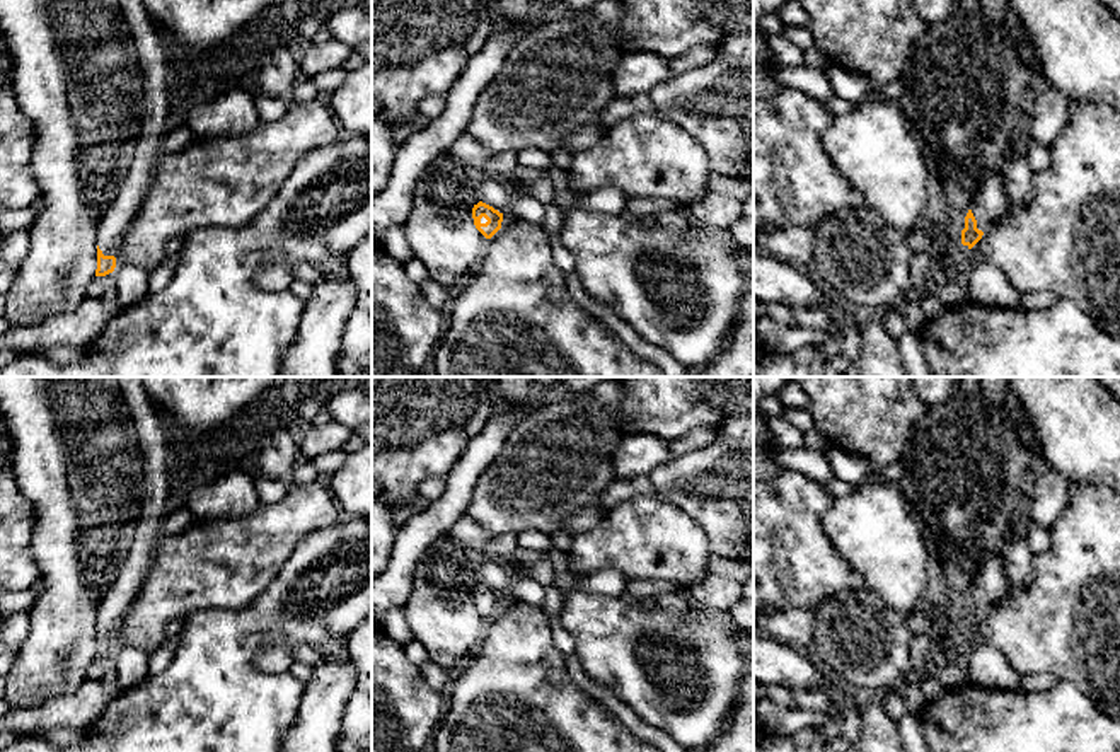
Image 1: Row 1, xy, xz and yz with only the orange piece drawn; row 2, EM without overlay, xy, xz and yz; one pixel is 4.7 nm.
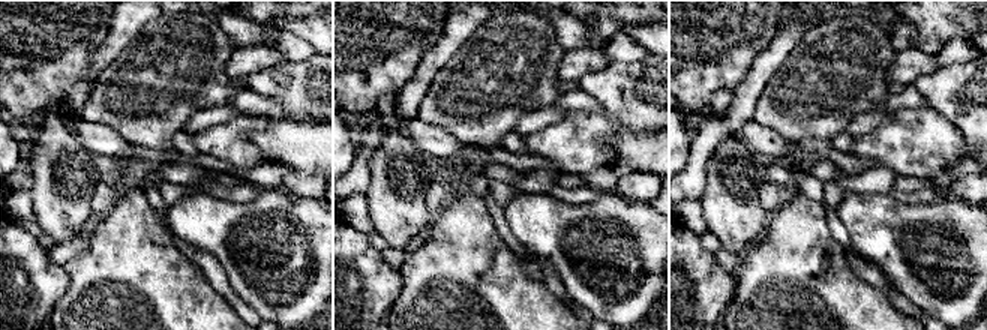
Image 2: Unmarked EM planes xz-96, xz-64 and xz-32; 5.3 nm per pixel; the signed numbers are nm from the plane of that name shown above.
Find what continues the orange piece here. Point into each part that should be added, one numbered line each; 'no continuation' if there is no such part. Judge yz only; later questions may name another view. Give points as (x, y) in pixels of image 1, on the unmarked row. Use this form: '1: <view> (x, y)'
1: yz (991, 584)

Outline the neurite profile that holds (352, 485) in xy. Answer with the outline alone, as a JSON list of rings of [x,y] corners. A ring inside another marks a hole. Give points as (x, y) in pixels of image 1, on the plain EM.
[[[372,443],[348,454],[327,484],[344,517],[372,518]]]

